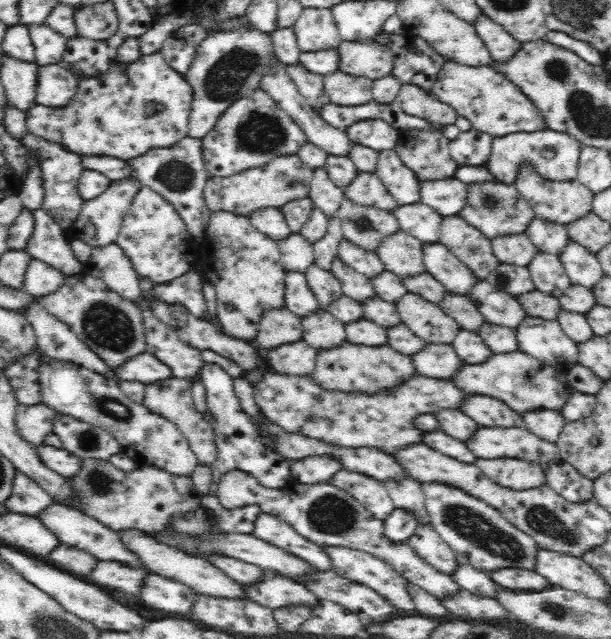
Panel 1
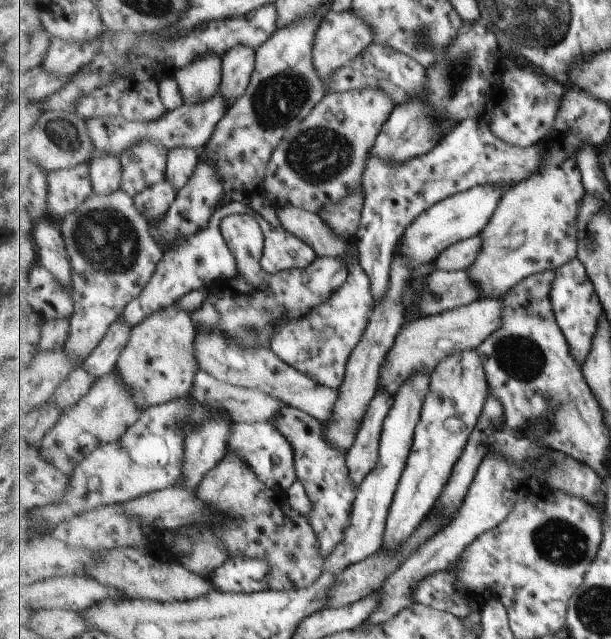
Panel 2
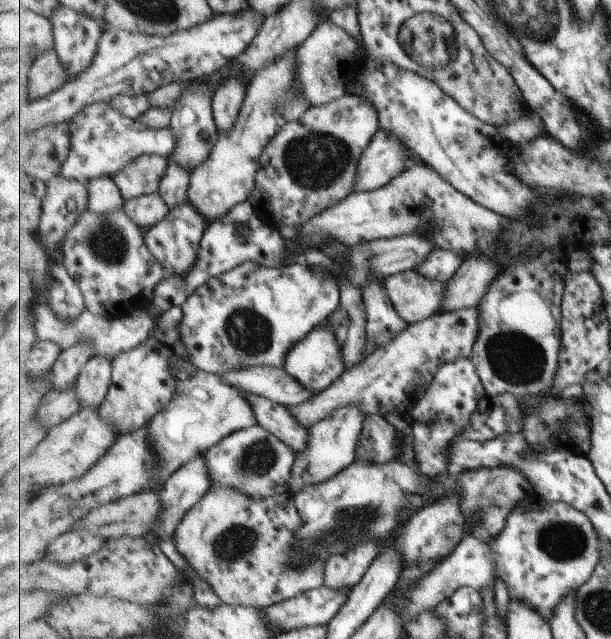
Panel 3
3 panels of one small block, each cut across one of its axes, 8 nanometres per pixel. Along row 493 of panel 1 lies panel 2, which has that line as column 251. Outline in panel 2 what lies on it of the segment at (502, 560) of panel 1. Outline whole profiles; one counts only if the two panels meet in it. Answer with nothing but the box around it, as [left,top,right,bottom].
[227,421,298,491]

